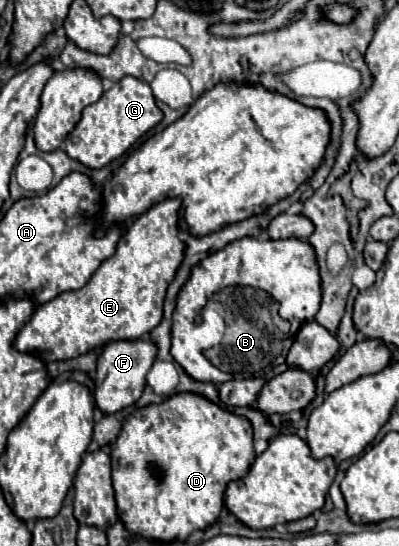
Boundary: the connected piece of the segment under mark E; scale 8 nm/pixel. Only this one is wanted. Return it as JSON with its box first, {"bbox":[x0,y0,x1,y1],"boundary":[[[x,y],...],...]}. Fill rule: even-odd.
{"bbox":[16,197,186,359],"boundary":[[[178,197],[166,199],[136,217],[118,241],[116,253],[106,259],[90,281],[76,291],[64,291],[40,305],[16,337],[18,351],[50,351],[54,359],[72,359],[118,339],[148,335],[164,315],[164,297],[184,261],[186,243],[178,233]]]}

